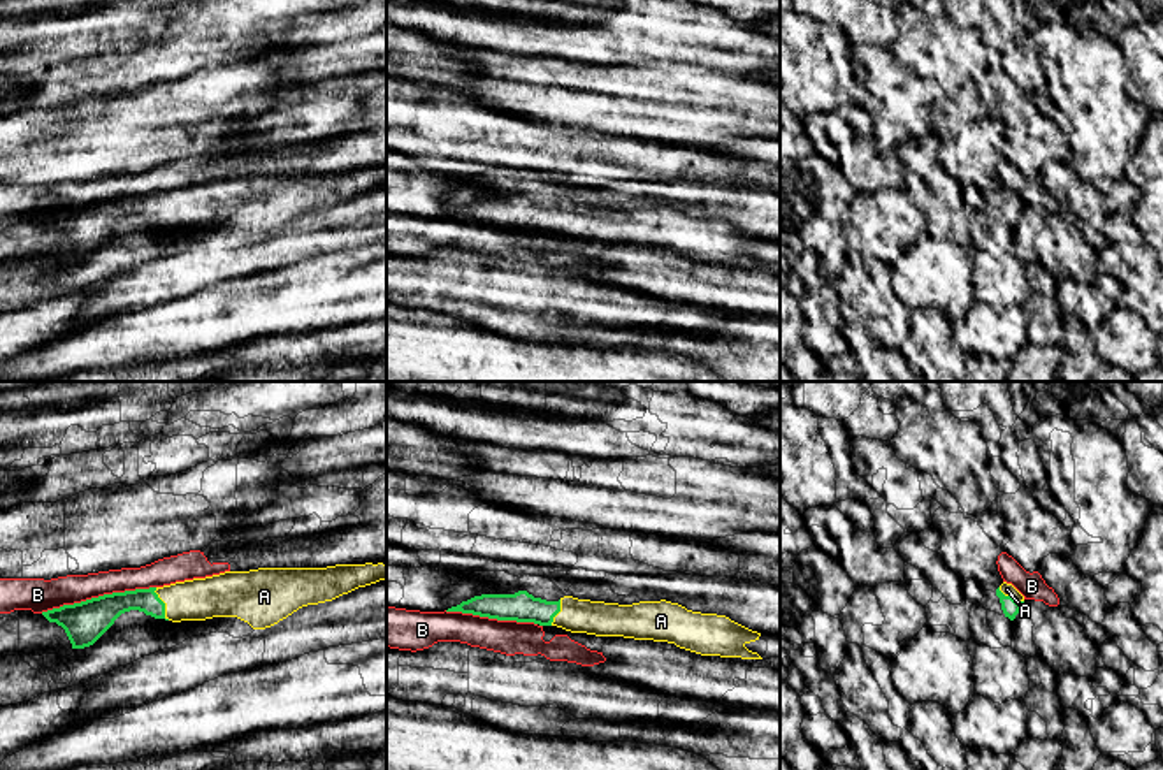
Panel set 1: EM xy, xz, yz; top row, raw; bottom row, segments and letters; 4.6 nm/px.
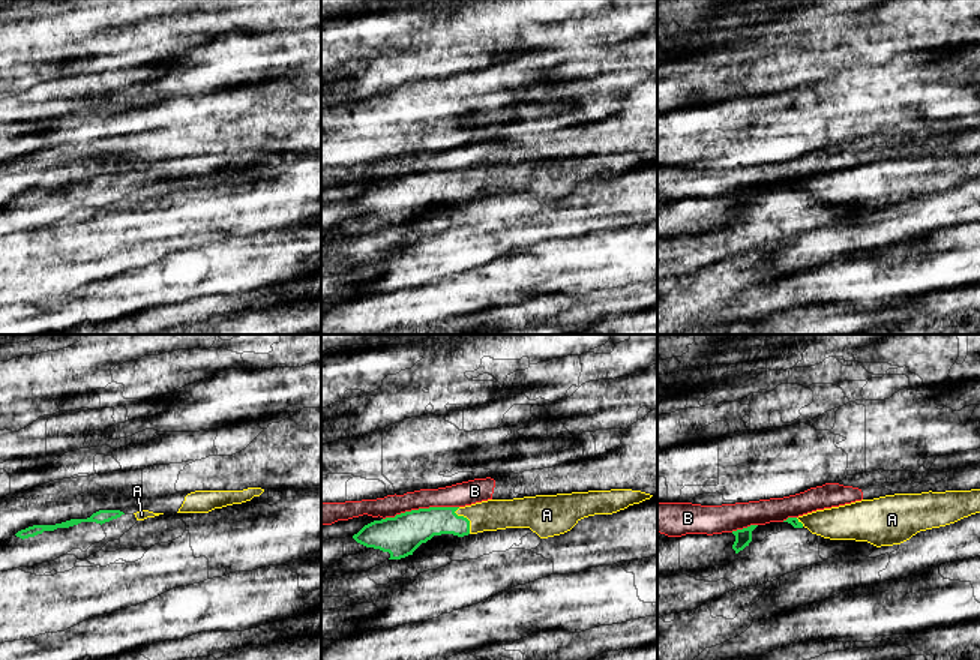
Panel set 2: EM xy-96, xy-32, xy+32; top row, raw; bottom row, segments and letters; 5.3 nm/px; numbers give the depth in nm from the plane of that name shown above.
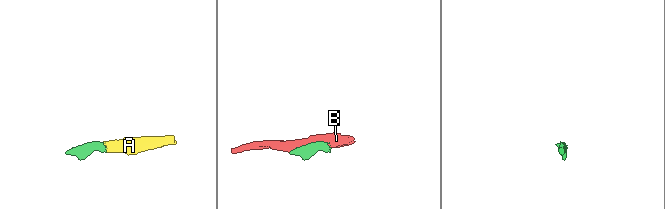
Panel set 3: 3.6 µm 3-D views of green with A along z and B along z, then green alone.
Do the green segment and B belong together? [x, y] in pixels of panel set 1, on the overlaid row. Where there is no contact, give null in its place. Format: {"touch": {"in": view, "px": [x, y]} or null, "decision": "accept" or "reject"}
{"touch": {"in": "xy", "px": [99, 596]}, "decision": "reject"}

